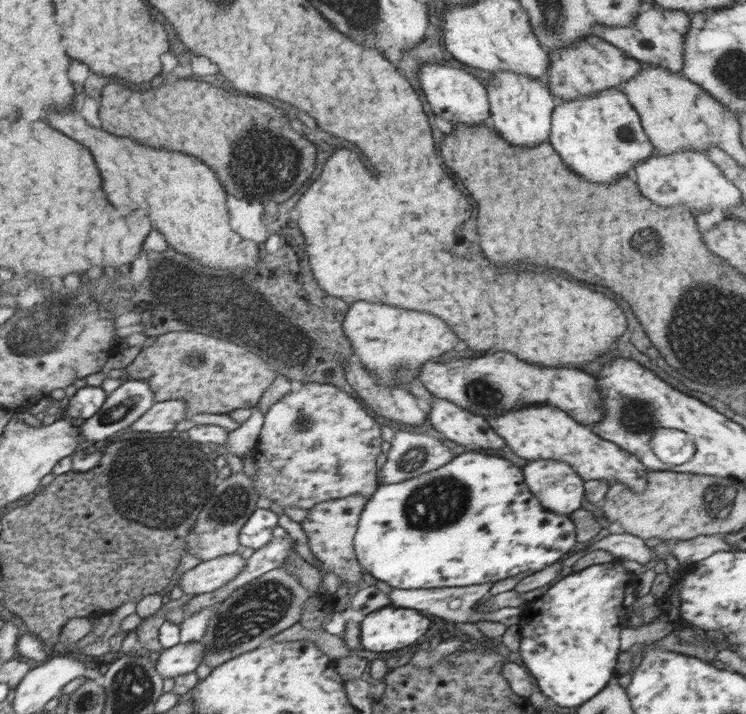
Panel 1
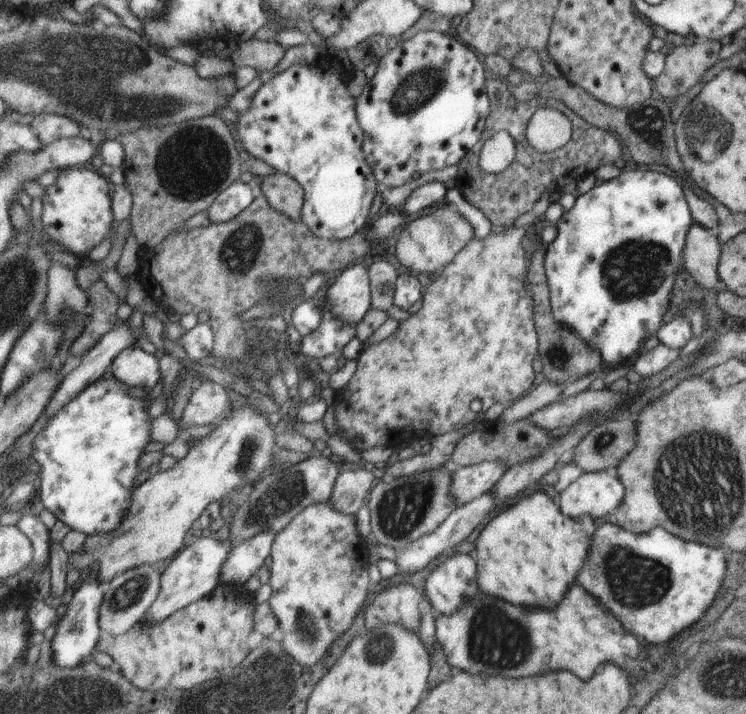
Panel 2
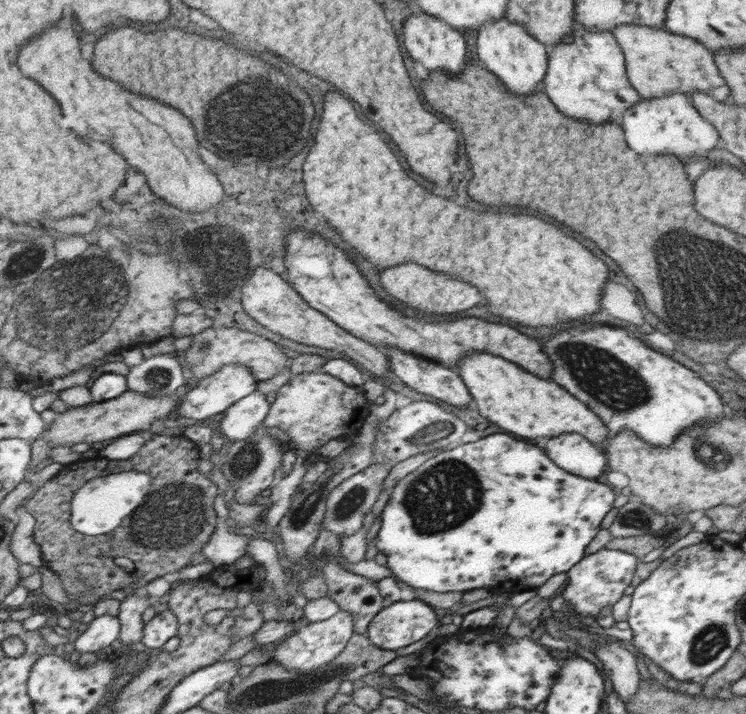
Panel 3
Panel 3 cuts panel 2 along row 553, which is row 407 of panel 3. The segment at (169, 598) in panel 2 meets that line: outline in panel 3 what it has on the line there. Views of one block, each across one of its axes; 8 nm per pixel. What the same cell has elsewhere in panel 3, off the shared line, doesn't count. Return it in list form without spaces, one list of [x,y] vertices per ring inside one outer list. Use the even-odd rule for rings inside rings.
[[[233,362],[233,364],[223,366],[215,374],[205,376],[197,384],[189,384],[183,390],[183,402],[179,402],[177,414],[185,416],[185,418],[193,418],[193,420],[205,420],[205,418],[209,418],[213,414],[225,412],[231,404],[235,404],[237,400],[245,398],[247,394],[251,394],[255,390],[257,390],[257,378],[253,376],[251,368],[247,368],[247,366],[239,364],[239,362]]]

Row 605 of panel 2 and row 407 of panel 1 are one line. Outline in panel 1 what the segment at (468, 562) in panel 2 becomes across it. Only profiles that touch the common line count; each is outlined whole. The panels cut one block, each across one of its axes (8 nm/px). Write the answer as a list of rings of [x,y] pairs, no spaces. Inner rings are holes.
[[[431,396],[425,406],[429,410],[429,422],[433,430],[443,434],[447,440],[469,446],[469,450],[503,448],[503,440],[487,426],[481,414],[469,412],[447,398],[435,396]]]

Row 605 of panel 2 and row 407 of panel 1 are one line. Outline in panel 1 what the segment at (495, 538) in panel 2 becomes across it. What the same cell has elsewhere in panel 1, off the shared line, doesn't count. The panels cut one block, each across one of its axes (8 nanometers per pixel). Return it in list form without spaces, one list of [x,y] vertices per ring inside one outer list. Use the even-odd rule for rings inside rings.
[[[523,406],[507,410],[507,414],[487,418],[487,422],[499,430],[499,436],[507,442],[511,452],[525,460],[565,462],[575,468],[575,474],[583,480],[619,480],[635,494],[641,494],[647,488],[647,468],[643,468],[635,456],[623,448],[617,448],[613,442],[603,440],[601,436],[595,436],[591,426],[579,424],[555,406]]]

